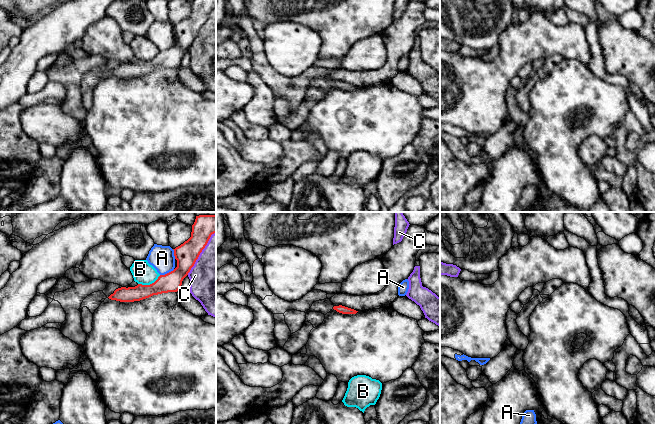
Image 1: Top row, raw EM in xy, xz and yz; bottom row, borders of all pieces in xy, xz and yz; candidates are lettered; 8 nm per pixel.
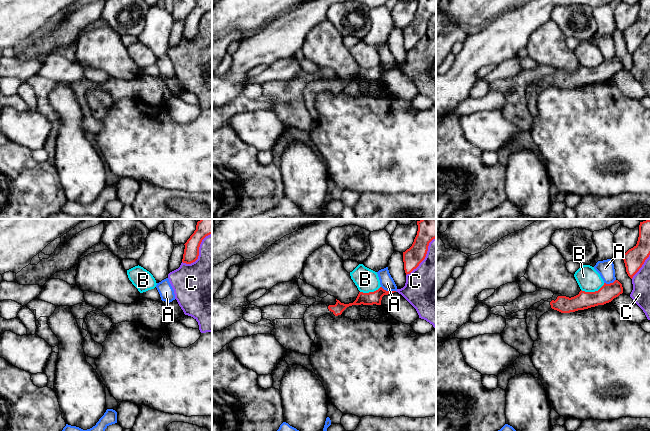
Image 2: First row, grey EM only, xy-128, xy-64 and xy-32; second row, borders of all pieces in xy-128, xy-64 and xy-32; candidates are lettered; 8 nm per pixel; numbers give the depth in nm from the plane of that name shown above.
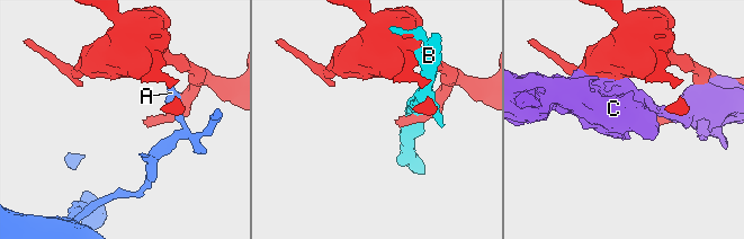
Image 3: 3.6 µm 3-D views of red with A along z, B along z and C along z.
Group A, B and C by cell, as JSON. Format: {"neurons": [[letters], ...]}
{"neurons": [["A"], ["B"], ["C"]]}

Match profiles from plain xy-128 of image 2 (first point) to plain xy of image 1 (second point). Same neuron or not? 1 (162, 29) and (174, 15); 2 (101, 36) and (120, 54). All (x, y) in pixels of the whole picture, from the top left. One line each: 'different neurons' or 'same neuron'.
1: different neurons
2: same neuron

